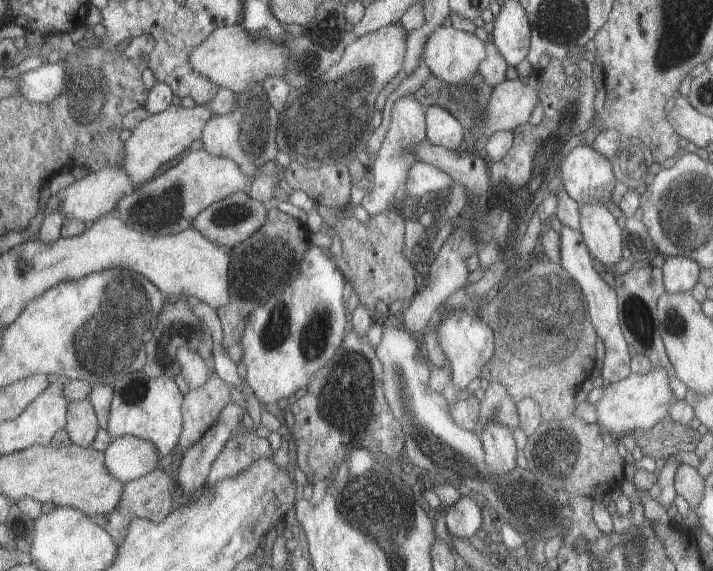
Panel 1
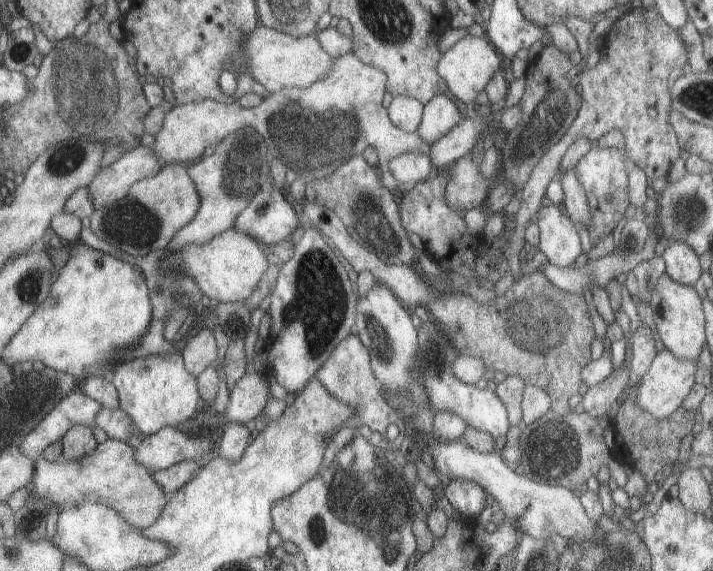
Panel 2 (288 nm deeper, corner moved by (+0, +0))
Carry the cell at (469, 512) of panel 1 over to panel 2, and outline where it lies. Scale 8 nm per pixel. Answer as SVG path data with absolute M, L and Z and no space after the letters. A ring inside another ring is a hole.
M451 480L447 484L447 488L445 488L445 498L453 506L453 510L457 510L457 514L461 518L465 518L465 516L475 518L475 516L479 516L483 512L487 494L475 482Z

